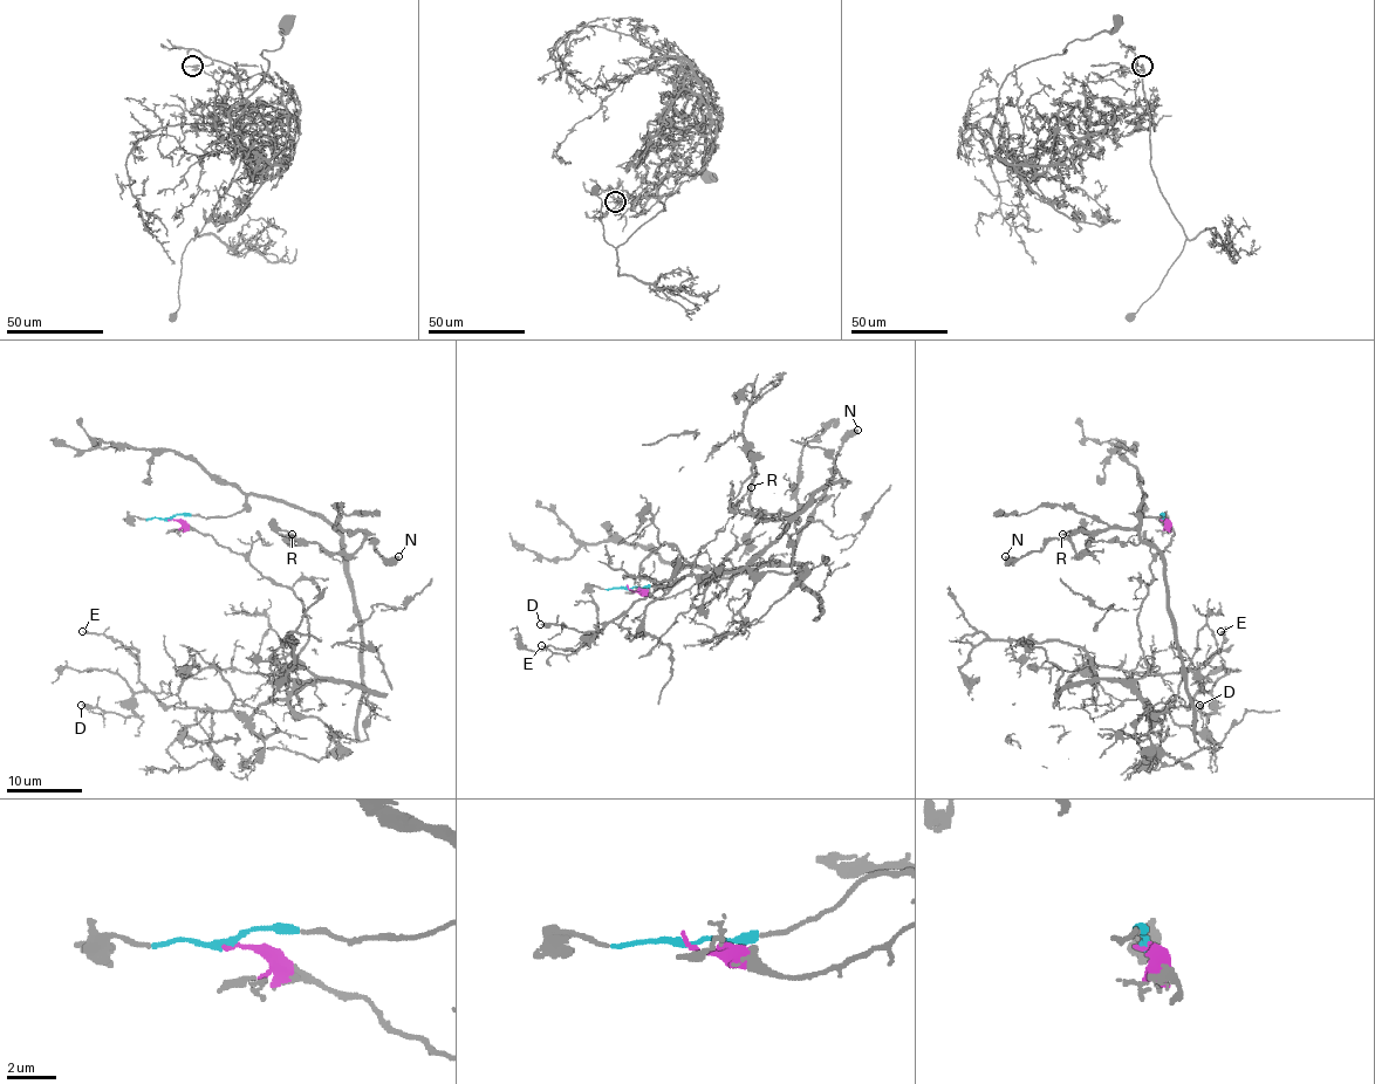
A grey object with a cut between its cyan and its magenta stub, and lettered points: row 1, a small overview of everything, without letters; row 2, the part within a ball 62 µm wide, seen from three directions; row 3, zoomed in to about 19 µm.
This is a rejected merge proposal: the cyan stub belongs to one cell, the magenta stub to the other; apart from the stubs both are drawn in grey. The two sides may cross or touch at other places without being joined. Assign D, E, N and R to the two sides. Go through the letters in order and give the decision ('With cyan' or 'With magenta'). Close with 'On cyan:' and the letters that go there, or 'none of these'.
D: With magenta
E: With magenta
N: With cyan
R: With cyan
On cyan: N, R

